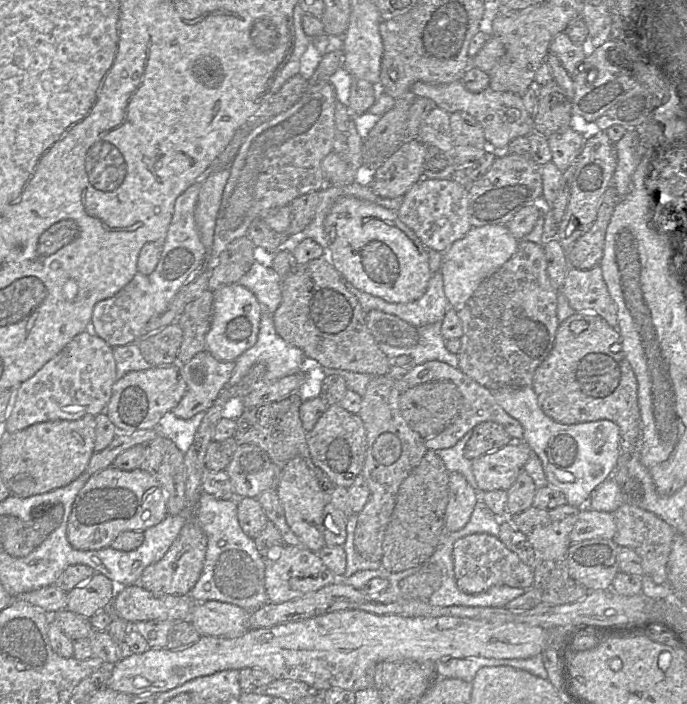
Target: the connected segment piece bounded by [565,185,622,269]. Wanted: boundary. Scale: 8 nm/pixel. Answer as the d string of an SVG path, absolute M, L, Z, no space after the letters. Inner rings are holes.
M612 185L604 192L597 216L591 228L580 236L566 251L570 267L590 269L599 265L603 256L606 229L615 206L621 201L616 188Z

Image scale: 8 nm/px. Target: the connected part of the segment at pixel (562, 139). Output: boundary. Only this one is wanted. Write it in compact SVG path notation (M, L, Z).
M570 127L560 128L547 139L552 153L551 161L553 161L562 172L565 171L580 154L585 143L585 138L582 134L574 131Z

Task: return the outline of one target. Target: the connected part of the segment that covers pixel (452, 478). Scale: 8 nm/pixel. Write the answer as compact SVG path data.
M458 472L449 474L449 498L444 529L447 533L461 530L469 521L480 493Z

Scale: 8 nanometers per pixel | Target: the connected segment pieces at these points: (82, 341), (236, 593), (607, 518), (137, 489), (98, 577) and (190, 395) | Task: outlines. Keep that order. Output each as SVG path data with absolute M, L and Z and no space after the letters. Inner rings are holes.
M91 330L76 335L56 356L50 359L32 377L16 387L16 399L10 408L5 423L7 433L25 429L33 424L53 420L76 420L84 415L105 412L116 382L116 365L113 348Z
M202 492L195 506L195 517L207 536L207 551L199 580L189 596L195 603L210 600L237 605L253 611L268 602L265 590L265 559L241 529L237 517L237 500L222 500Z
M580 508L578 519L570 532L571 543L593 538L613 539L616 524L612 513Z
M107 467L91 475L77 494L68 521L67 538L77 550L100 550L109 547L119 534L126 531L143 532L160 523L167 515L166 493L155 477L141 469L125 471Z
M94 573L85 583L67 593L66 609L91 619L102 610L108 610L118 586L101 573Z
M204 350L181 366L186 390L173 414L188 420L197 413L206 412L215 402L234 369L234 361L221 361Z

